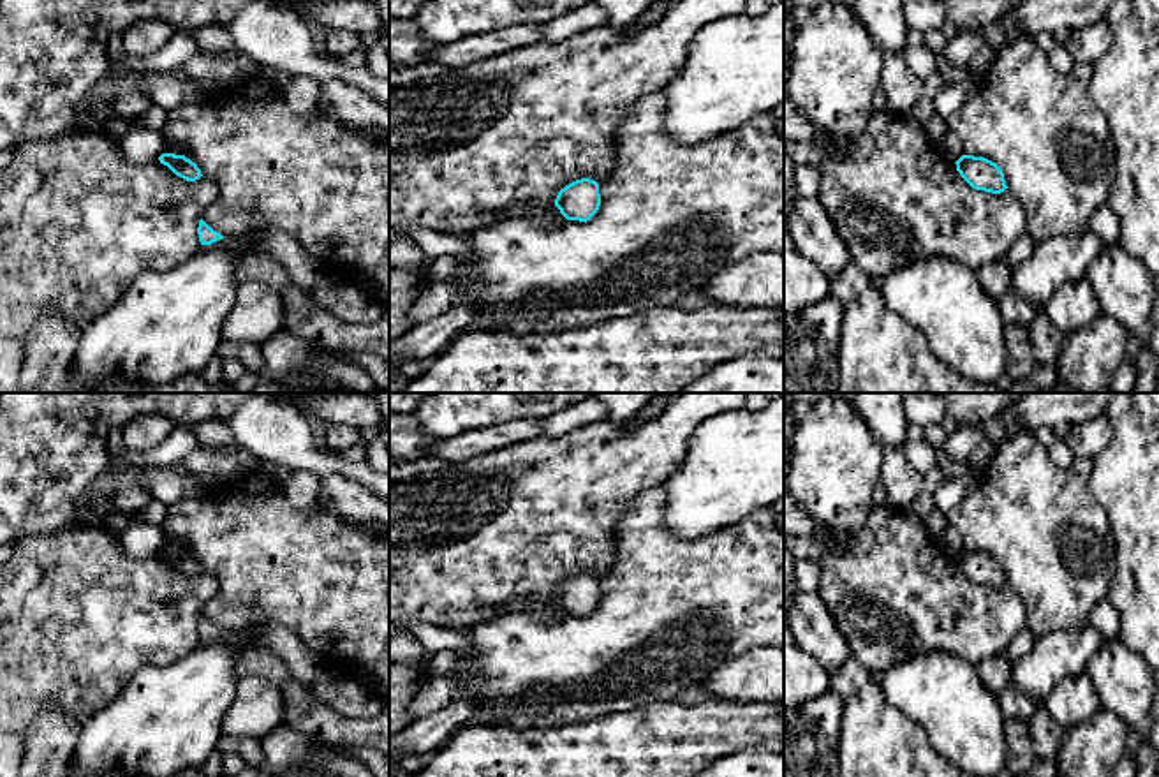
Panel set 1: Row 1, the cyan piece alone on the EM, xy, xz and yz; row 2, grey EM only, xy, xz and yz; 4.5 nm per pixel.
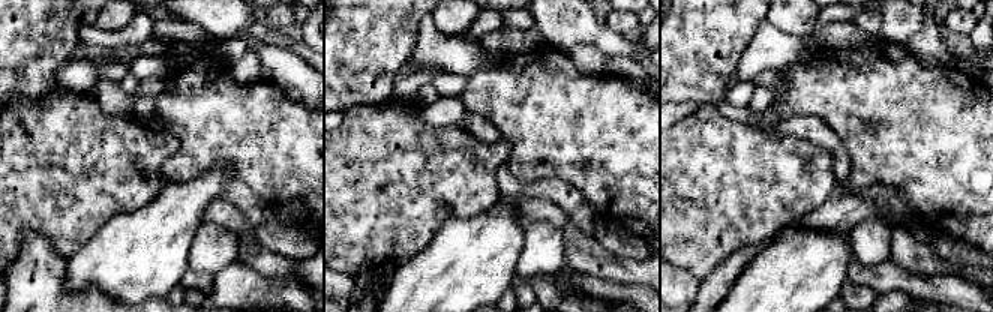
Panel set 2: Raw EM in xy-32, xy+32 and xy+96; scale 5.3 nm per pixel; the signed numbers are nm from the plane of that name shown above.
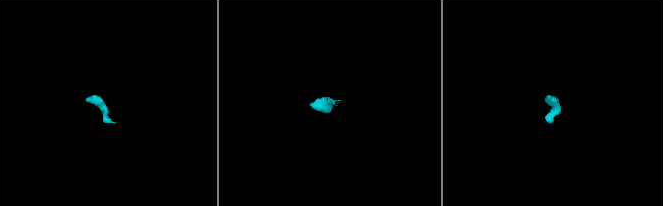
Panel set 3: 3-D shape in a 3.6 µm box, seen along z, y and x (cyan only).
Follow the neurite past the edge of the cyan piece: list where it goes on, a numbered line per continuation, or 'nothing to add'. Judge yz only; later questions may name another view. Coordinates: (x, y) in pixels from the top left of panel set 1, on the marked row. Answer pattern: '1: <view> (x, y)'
nothing to add

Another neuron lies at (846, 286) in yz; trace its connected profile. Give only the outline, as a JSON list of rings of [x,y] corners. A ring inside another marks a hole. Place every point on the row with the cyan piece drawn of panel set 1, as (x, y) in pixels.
[[[851,263],[842,273],[830,278],[830,294],[838,298],[844,305],[849,305],[870,285],[870,282],[870,277]]]

